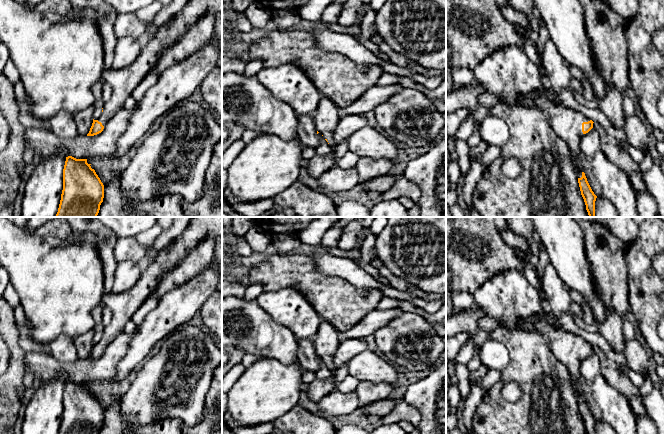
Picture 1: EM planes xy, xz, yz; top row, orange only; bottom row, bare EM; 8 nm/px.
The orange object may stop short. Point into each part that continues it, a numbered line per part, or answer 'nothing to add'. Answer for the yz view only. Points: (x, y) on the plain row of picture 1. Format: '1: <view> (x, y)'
1: yz (567, 347)

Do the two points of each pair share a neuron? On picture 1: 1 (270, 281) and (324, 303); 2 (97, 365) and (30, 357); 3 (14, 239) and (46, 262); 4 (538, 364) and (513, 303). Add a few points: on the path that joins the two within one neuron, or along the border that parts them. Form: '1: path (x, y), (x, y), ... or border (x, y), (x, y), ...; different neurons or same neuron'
1: path (283, 280), (301, 280), (311, 290); same neuron
2: path (80, 369), (52, 369), (47, 367); same neuron
3: path (22, 247), (38, 262); same neuron
4: border (502, 326), (508, 329), (517, 329); different neurons

